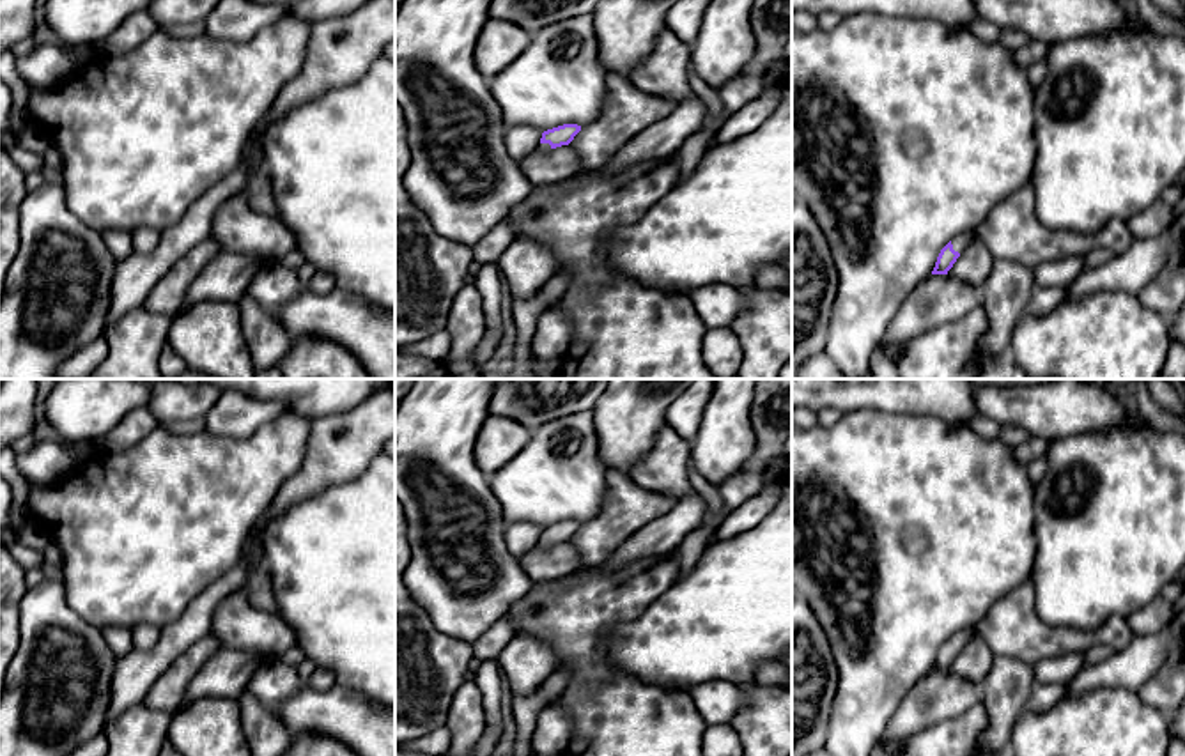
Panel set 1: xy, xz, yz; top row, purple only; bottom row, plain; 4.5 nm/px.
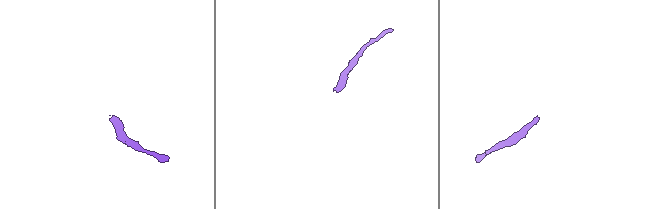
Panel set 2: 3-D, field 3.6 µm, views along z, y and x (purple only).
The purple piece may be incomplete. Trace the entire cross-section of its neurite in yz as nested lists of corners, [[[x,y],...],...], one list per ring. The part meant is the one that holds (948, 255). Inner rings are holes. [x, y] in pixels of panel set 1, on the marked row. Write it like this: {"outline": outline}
{"outline": [[[976,230],[962,232],[960,235],[953,237],[941,250],[932,274],[948,274],[948,271],[953,267],[960,253],[971,244],[974,235],[976,235]]]}

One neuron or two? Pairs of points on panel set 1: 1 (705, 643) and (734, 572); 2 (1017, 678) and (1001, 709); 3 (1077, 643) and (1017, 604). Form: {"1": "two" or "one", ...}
{"1": "one", "2": "one", "3": "one"}

